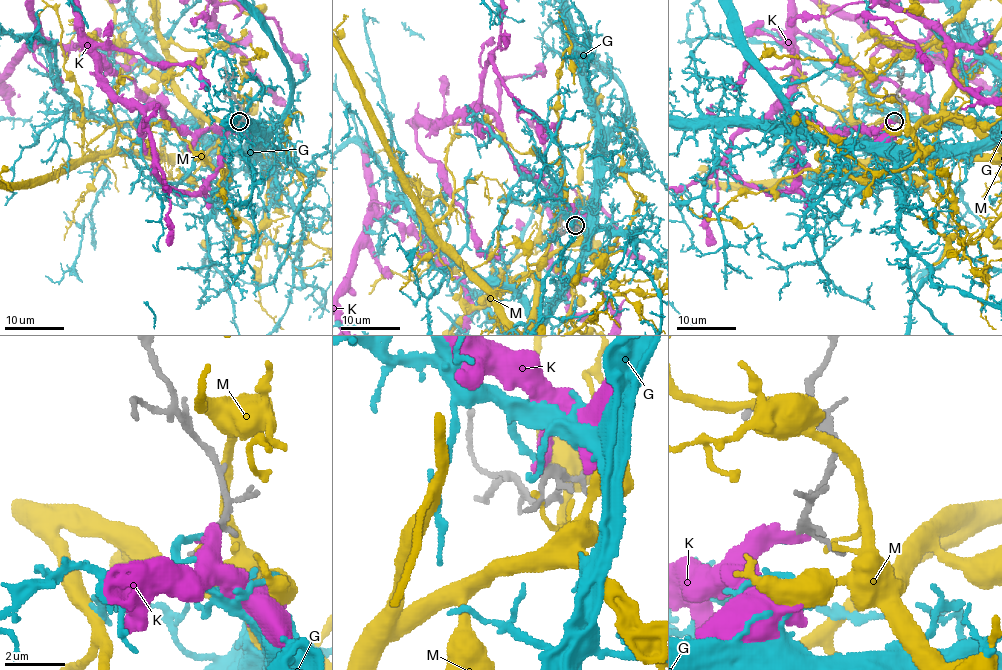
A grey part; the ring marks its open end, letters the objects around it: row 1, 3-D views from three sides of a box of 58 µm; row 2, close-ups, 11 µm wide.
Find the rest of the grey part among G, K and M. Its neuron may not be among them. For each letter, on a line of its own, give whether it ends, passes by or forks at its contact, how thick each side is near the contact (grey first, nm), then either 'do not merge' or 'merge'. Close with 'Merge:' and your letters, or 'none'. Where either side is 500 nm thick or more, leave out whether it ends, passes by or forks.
G: it ends there; 200 nm thick on the grey side, 190 nm on the other; merge
K: it ends there; 200 nm thick on the grey side, 380 nm on the other; do not merge
M: it ends there; 140 nm thick on the grey side, 160 nm on the other; do not merge
Merge: G

